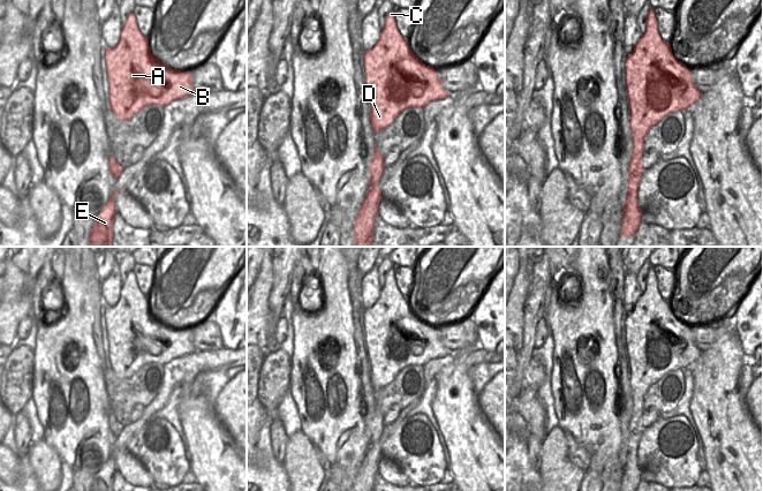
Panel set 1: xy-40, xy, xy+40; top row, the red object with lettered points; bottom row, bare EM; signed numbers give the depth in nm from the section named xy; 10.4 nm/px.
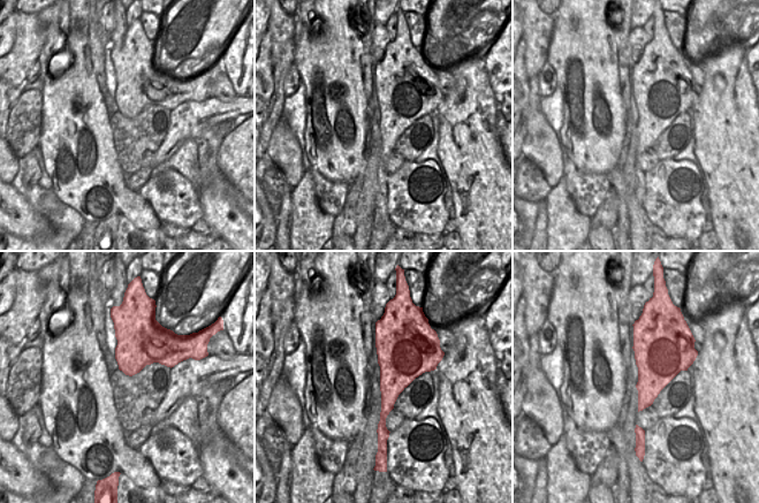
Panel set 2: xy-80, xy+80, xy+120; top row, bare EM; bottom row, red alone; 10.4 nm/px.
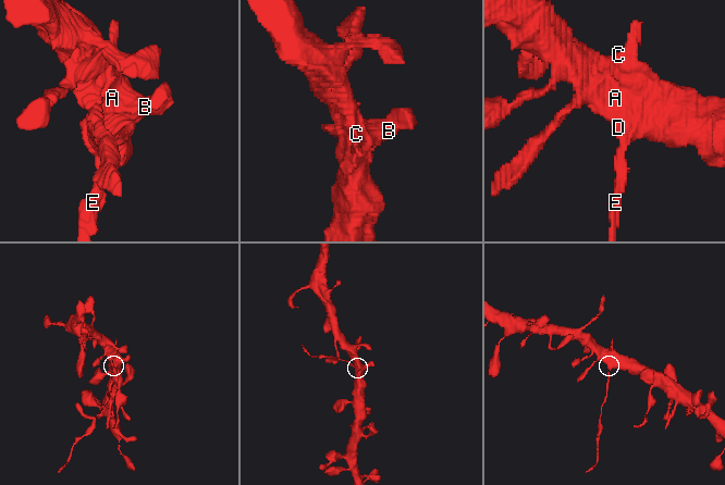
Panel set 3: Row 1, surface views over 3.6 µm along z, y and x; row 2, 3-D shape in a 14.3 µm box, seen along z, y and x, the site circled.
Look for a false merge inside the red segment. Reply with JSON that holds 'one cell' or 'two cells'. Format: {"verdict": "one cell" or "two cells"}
{"verdict": "two cells"}

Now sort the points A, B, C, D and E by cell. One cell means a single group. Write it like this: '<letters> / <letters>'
A B C D / E

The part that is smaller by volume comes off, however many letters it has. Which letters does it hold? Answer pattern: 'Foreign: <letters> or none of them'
Foreign: E

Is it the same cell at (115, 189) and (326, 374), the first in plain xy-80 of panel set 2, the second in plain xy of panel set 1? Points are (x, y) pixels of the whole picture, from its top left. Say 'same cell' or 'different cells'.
same cell

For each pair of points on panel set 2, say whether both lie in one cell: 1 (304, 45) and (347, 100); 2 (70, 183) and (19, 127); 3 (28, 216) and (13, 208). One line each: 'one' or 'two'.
1: one
2: two
3: one

